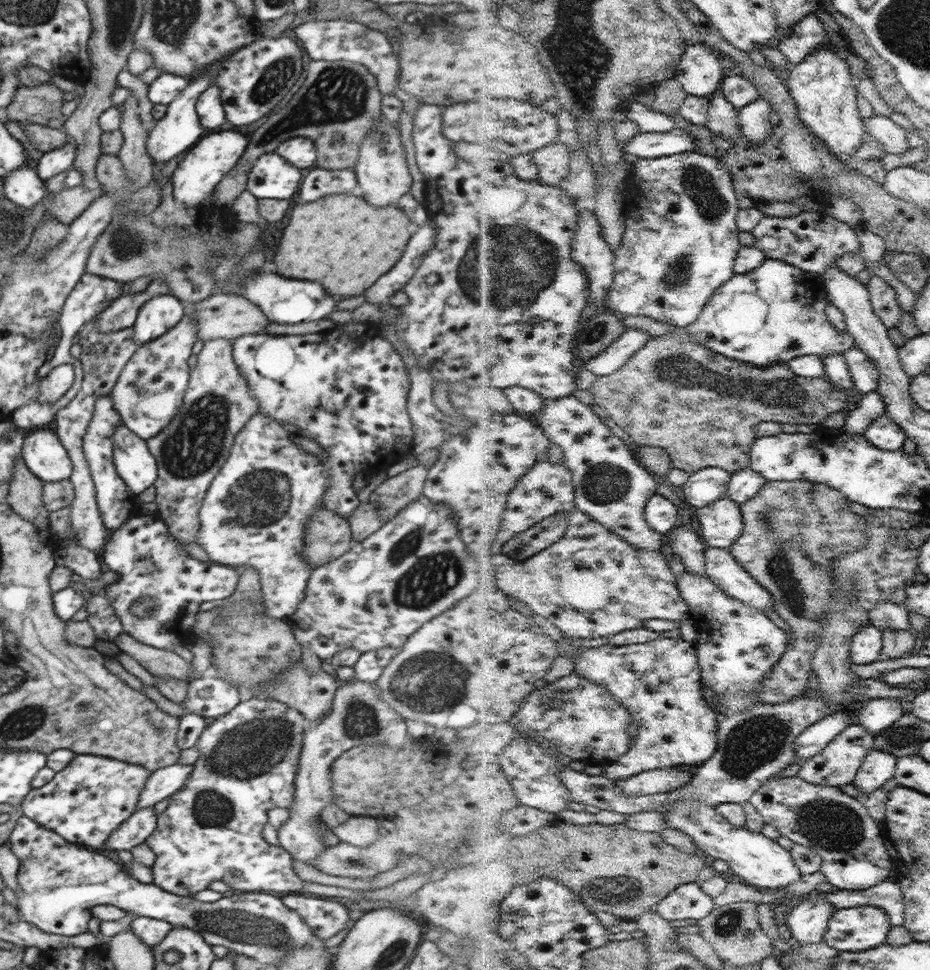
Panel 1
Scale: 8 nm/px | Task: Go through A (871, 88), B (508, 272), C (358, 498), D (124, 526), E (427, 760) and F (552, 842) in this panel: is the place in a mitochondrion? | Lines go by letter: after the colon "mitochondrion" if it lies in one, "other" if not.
A: other
B: mitochondrion
C: other
D: other
E: other
F: other

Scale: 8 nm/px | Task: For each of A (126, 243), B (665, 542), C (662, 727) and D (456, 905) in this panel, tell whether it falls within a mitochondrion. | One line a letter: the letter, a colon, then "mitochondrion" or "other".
A: mitochondrion
B: other
C: other
D: other

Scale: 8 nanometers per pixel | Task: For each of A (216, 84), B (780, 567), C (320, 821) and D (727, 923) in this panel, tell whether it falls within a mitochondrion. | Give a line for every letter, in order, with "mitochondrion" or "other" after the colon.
A: other
B: mitochondrion
C: other
D: mitochondrion

